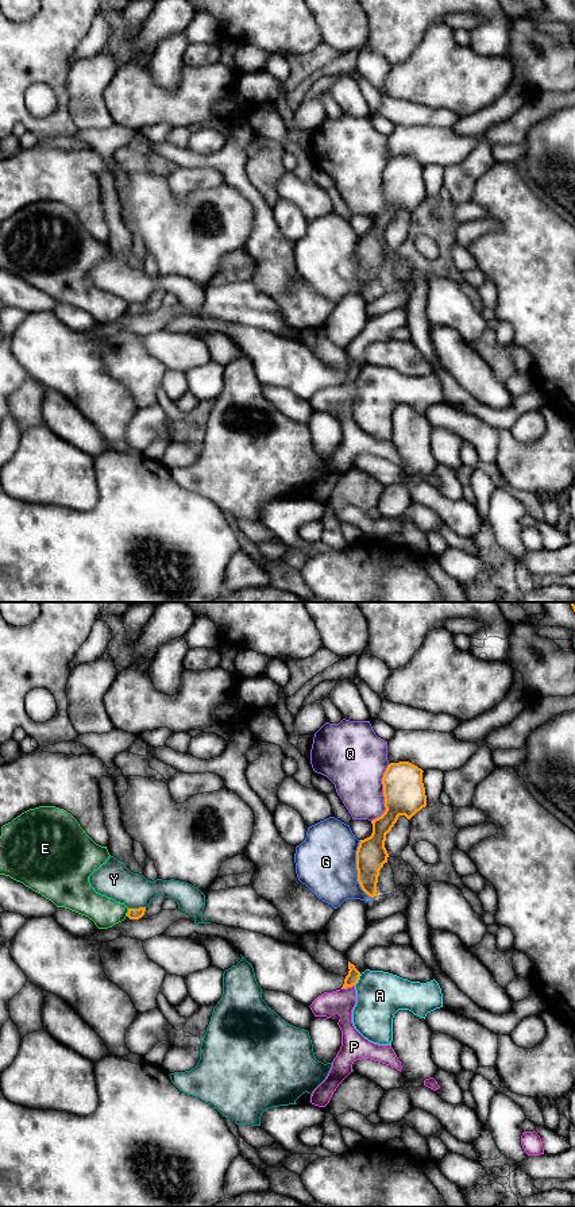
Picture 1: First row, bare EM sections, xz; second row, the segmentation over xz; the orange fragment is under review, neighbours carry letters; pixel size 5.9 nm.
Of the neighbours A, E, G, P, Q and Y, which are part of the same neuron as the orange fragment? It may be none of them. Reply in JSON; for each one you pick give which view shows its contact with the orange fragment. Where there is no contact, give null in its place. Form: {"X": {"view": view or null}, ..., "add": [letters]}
{"add": []}

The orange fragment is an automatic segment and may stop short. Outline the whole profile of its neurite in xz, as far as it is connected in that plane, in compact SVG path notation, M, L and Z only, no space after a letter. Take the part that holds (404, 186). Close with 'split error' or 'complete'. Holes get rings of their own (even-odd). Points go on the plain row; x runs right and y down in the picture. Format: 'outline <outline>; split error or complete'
outline M409 157L390 158L383 169L385 208L373 215L373 228L360 235L356 246L358 277L371 293L378 292L377 278L379 266L387 258L385 243L386 230L400 211L410 215L427 201L422 165Z; complete

